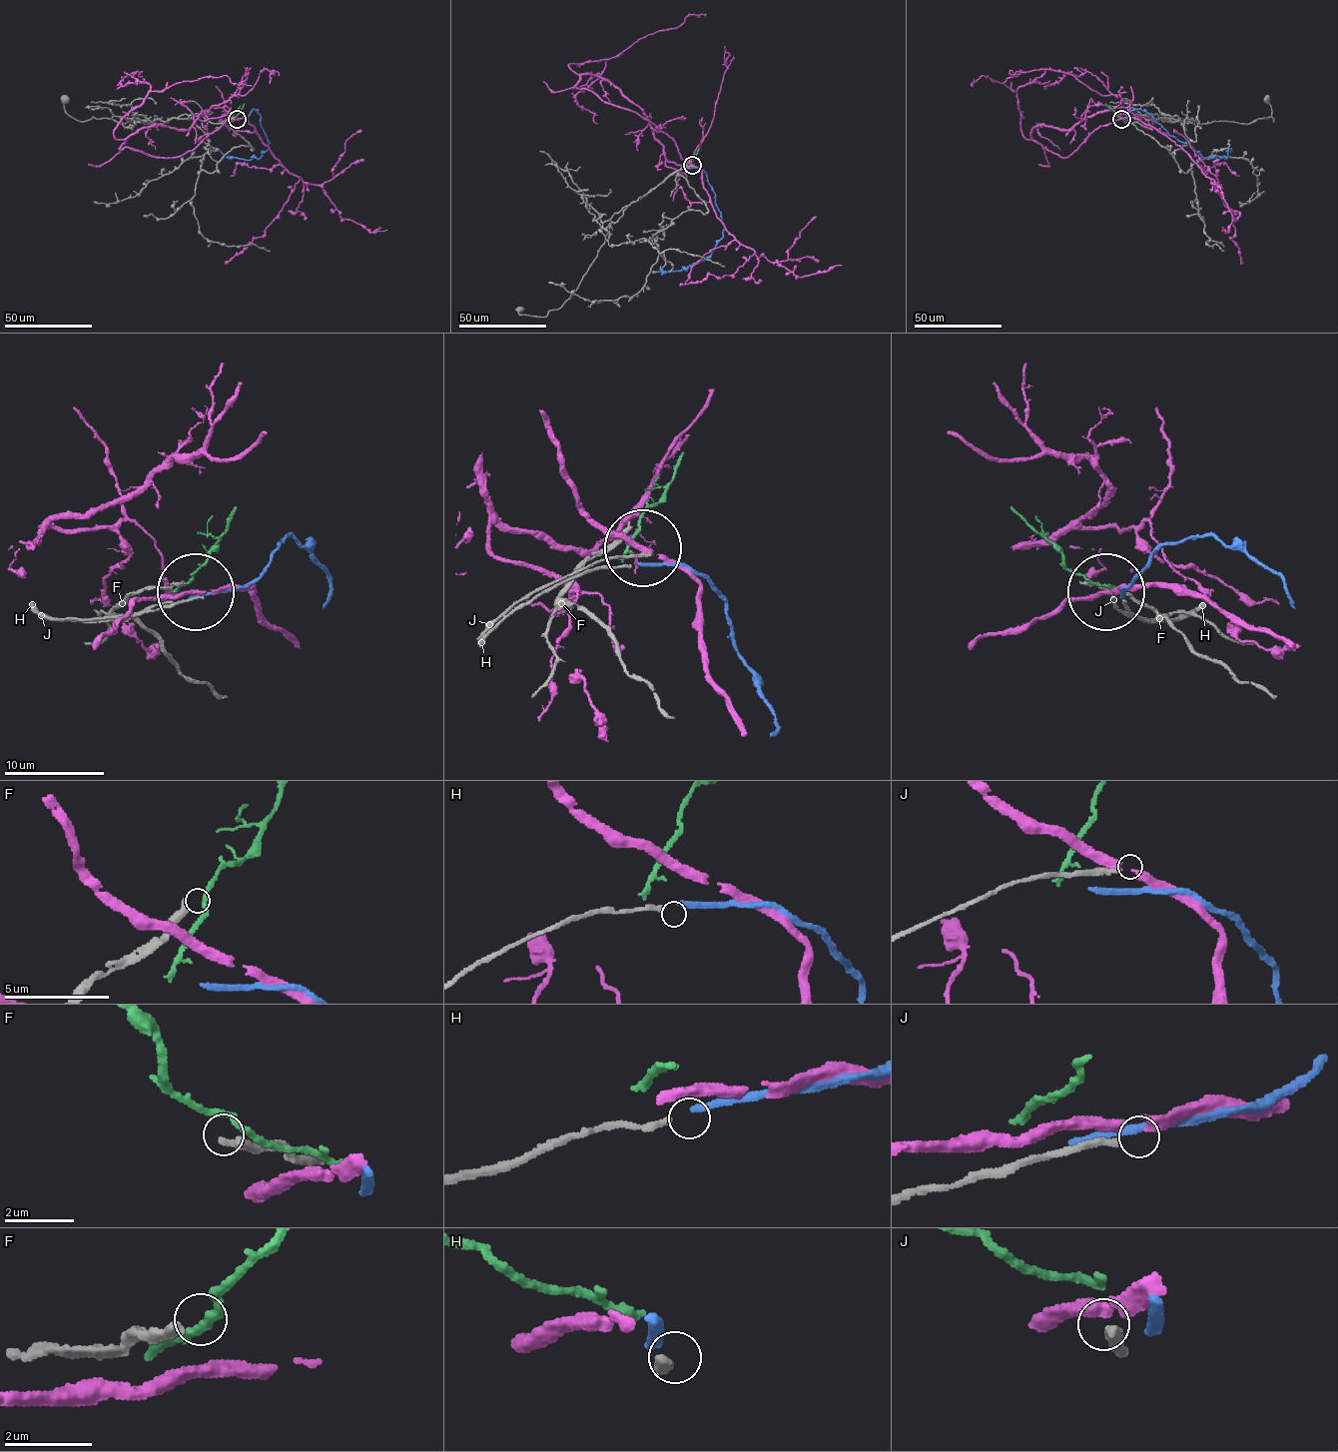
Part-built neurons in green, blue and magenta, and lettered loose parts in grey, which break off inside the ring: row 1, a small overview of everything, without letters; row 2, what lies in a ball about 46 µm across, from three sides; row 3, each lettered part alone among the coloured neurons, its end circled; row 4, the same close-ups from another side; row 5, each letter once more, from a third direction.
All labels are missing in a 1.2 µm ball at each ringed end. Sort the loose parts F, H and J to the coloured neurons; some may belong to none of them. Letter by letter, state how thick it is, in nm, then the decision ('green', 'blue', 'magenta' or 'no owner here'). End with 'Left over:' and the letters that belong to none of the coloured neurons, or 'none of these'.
F: calibre 320 nm; no owner here
H: calibre 200 nm; no owner here
J: calibre 200 nm; no owner here
Left over: F, H, J

